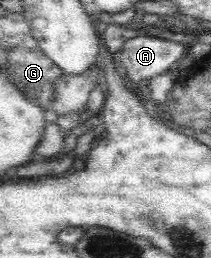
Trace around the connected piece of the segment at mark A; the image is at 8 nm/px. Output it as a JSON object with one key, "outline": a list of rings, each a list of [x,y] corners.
{"outline":[[[130,35],[121,48],[121,63],[139,88],[145,80],[175,68],[176,62],[188,53],[188,47],[156,36]]]}

